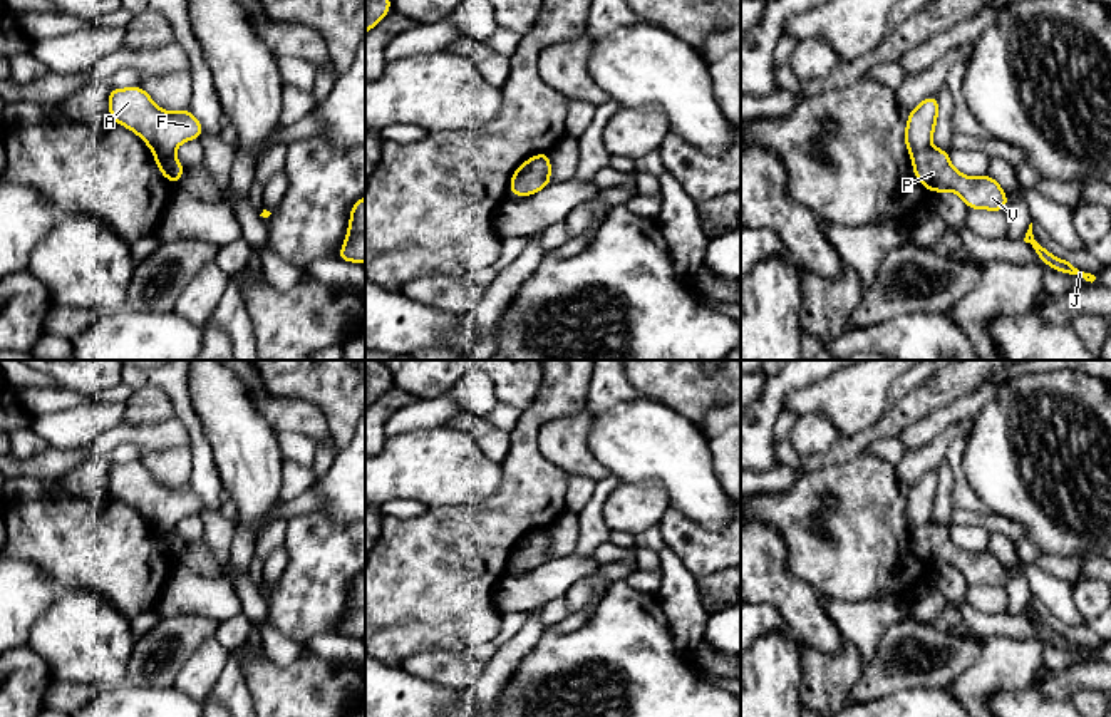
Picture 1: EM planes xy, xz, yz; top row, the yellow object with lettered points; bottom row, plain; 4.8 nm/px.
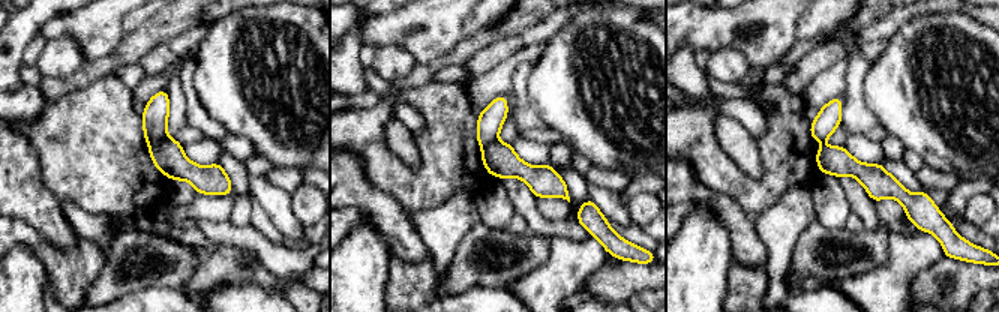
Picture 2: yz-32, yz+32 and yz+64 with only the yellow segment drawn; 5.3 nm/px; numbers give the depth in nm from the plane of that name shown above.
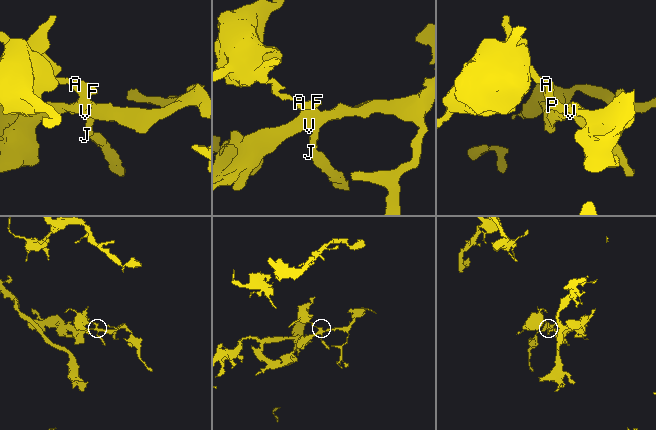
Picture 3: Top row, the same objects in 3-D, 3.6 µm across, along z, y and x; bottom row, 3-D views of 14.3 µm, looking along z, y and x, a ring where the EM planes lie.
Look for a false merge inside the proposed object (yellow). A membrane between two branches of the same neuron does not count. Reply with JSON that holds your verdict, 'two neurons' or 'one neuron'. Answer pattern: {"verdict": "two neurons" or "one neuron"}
{"verdict": "two neurons"}

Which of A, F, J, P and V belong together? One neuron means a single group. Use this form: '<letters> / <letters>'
A F / J P V

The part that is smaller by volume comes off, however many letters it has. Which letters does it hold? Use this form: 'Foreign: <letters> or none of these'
Foreign: A, F

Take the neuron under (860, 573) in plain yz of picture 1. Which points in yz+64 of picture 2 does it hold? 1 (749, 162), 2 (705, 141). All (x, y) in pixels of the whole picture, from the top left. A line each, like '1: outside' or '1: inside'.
1: outside
2: inside

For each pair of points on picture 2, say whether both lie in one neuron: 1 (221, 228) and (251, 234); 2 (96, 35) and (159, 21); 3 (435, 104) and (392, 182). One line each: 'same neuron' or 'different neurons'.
1: same neuron
2: different neurons
3: same neuron

